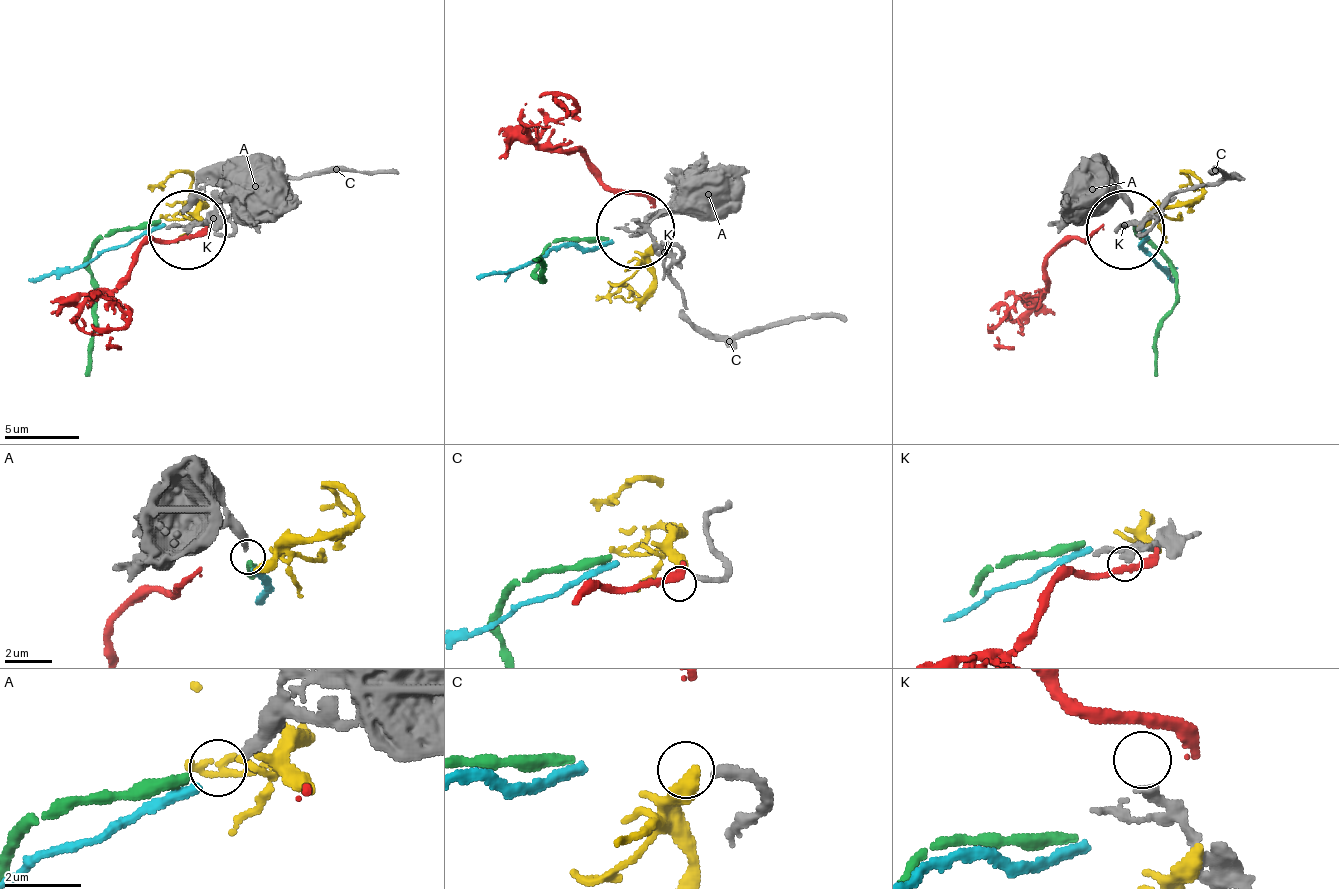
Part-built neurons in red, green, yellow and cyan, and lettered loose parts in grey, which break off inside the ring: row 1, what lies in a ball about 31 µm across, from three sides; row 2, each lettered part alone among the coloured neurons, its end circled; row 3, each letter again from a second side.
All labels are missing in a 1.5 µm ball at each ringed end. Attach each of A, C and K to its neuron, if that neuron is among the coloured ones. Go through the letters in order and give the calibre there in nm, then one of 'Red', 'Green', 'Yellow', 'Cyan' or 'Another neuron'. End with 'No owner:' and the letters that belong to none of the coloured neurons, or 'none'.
A: Thickness 320 nm. Green
C: Thickness 240 nm. Another neuron
K: Thickness 280 nm. Another neuron
No owner: C, K

